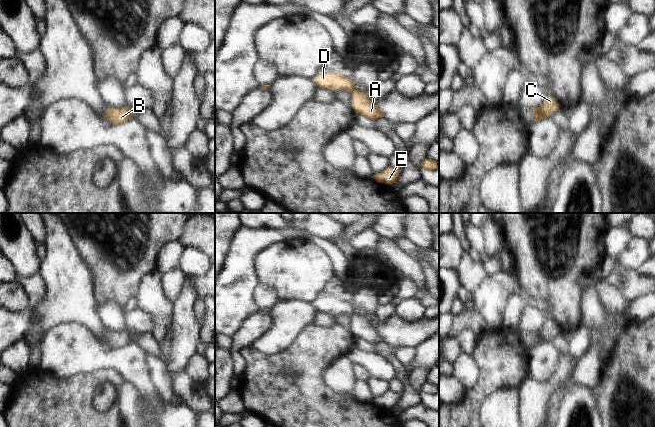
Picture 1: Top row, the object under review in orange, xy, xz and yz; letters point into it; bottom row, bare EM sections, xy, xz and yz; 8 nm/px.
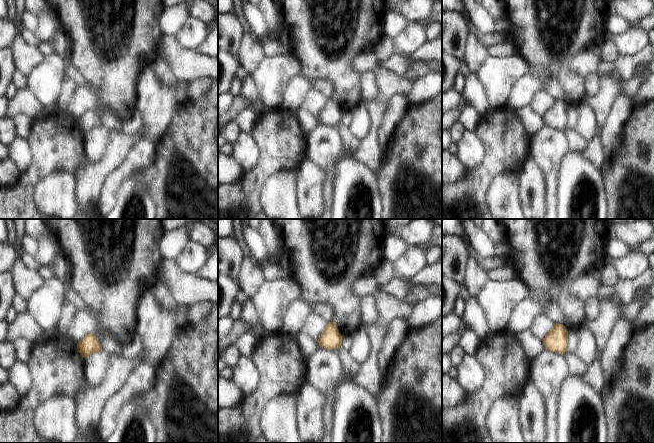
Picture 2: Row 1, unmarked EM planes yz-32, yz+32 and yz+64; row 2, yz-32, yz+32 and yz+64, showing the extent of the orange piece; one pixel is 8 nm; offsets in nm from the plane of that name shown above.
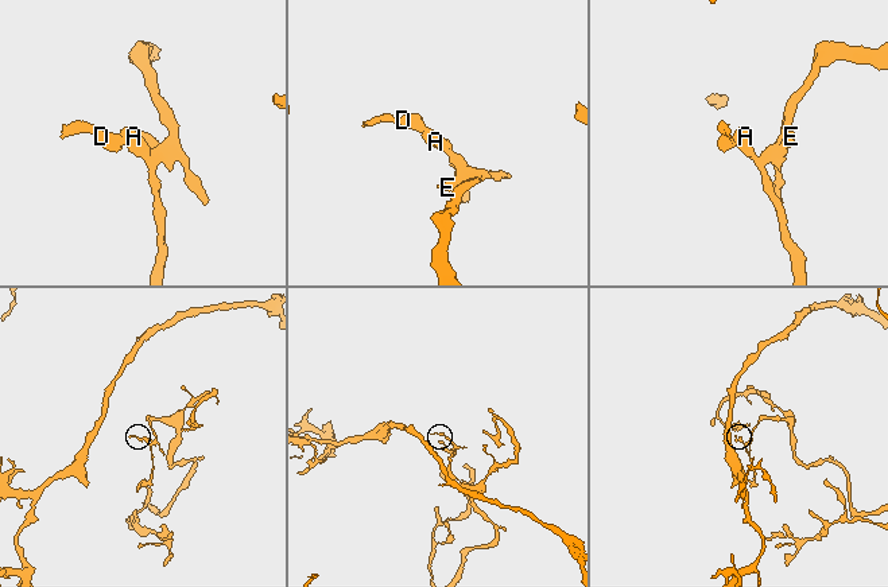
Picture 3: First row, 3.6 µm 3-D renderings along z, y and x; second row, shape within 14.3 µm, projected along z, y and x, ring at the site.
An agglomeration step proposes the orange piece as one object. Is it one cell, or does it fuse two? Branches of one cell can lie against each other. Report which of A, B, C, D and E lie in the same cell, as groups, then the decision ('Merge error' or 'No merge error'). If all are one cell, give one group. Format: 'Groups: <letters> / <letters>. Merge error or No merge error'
Groups: A C E / B D. Merge error.

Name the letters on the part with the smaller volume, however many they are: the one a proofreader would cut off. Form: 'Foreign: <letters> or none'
Foreign: B, D

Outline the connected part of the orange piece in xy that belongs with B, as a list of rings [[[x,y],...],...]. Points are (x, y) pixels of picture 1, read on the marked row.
[[[129,106],[122,109],[108,107],[104,118],[111,121],[114,125],[123,124],[133,117],[132,110]]]

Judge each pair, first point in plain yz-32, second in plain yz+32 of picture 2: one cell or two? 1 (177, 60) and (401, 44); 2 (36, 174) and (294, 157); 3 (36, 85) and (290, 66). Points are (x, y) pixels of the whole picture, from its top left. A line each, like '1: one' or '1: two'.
1: two
2: one
3: one

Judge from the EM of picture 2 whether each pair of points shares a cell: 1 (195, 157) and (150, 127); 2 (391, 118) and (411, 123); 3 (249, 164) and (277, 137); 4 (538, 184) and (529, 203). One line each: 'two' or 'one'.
1: two
2: two
3: two
4: one

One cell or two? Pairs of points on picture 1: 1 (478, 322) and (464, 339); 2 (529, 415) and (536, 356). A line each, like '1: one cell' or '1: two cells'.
1: two cells
2: two cells

